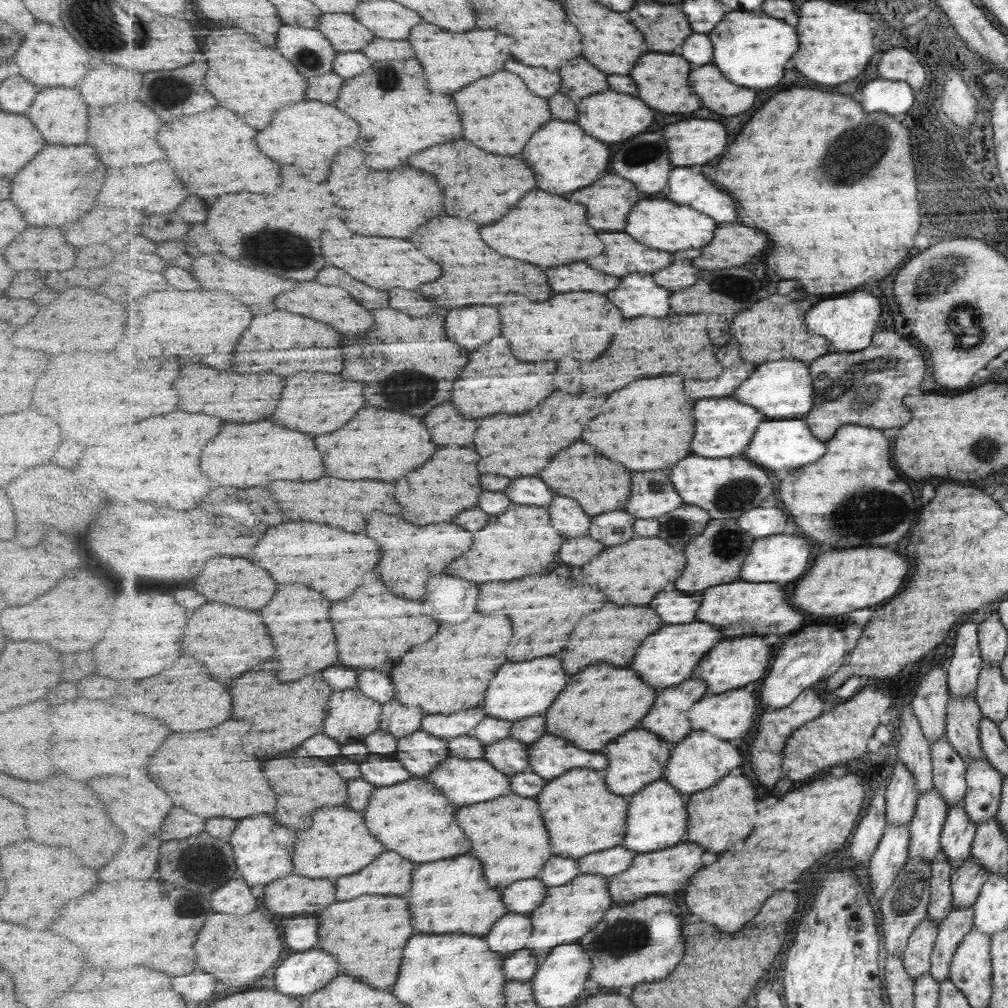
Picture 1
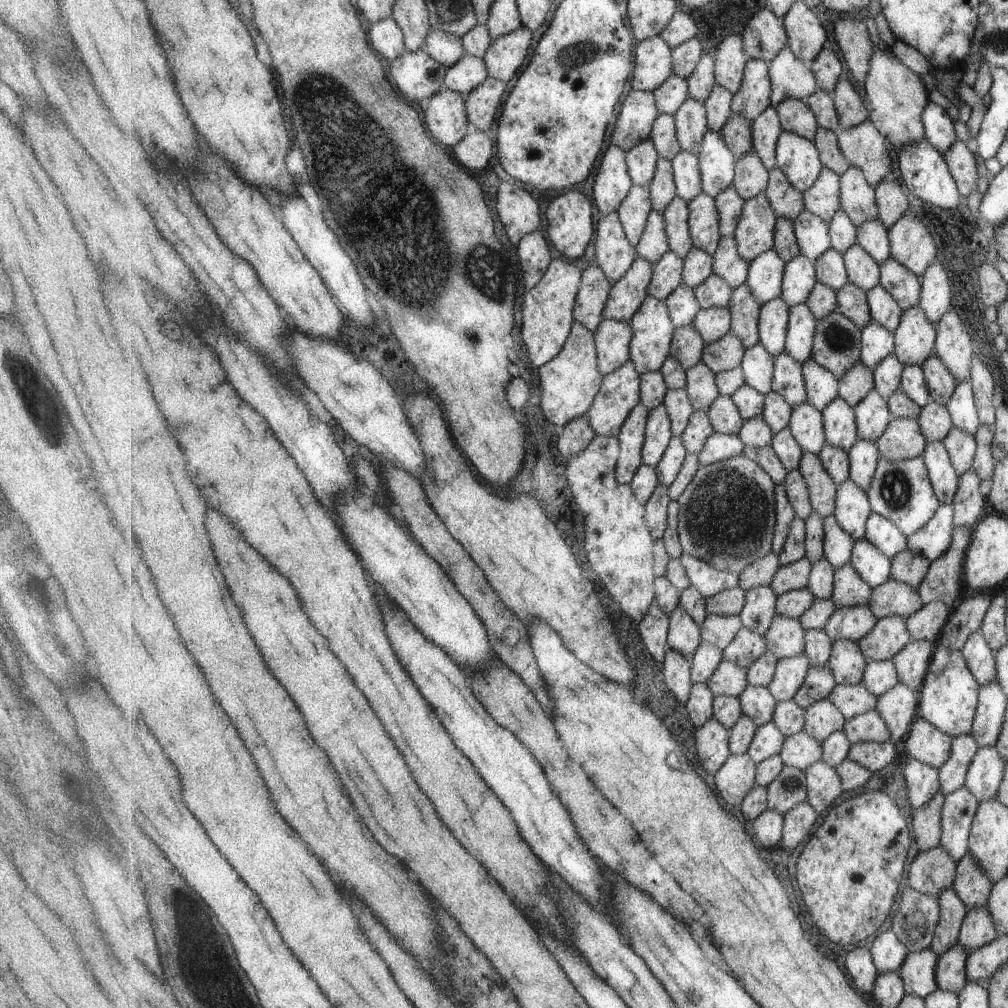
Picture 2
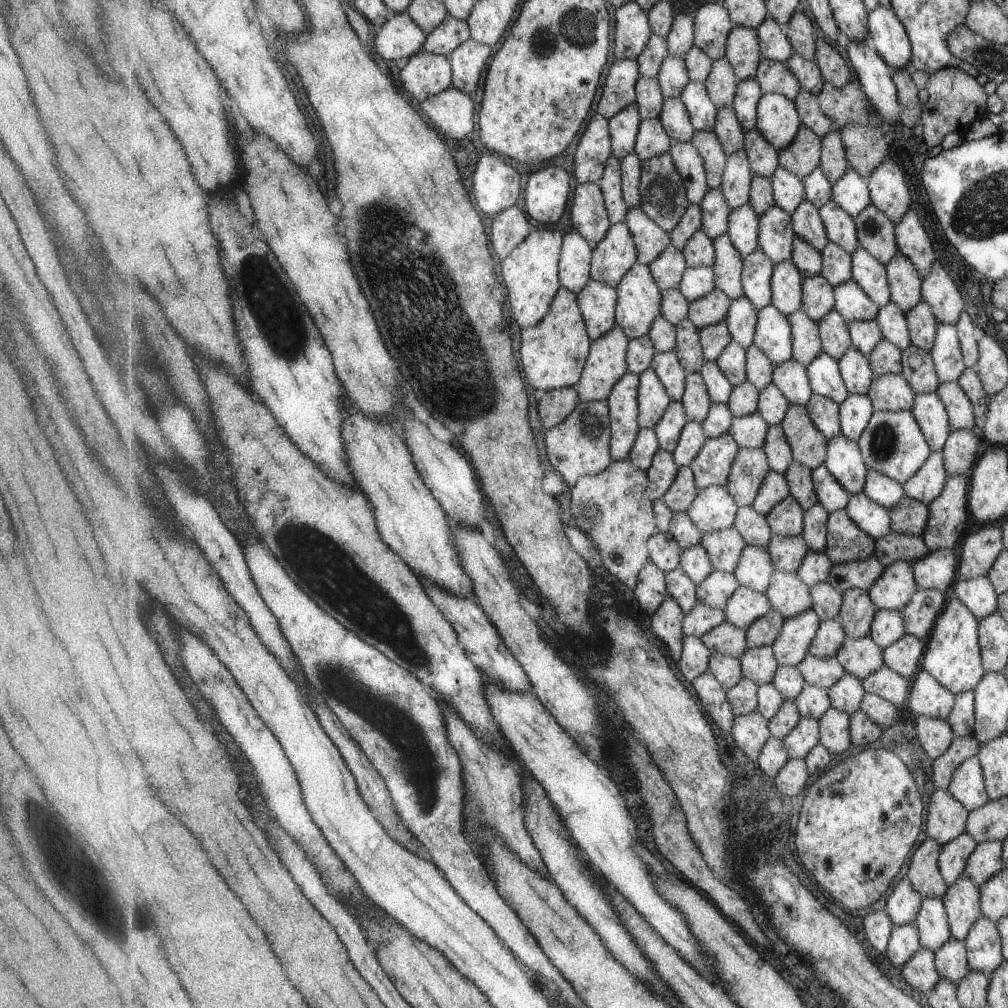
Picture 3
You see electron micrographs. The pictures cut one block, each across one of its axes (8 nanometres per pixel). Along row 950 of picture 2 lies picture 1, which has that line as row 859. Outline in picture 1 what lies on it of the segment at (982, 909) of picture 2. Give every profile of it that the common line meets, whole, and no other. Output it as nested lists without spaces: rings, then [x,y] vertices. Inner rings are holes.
[[[972,857],[963,866],[957,868],[952,876],[954,909],[973,907],[990,875],[990,872]]]

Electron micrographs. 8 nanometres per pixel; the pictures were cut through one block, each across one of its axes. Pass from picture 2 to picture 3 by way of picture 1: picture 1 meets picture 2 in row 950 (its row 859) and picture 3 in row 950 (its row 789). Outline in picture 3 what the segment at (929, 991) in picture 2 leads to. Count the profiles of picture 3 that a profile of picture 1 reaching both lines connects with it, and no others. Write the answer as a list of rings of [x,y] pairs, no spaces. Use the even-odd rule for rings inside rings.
[[[922,898],[922,910],[916,919],[919,944],[933,952],[941,950],[951,940],[950,920],[944,899]]]

